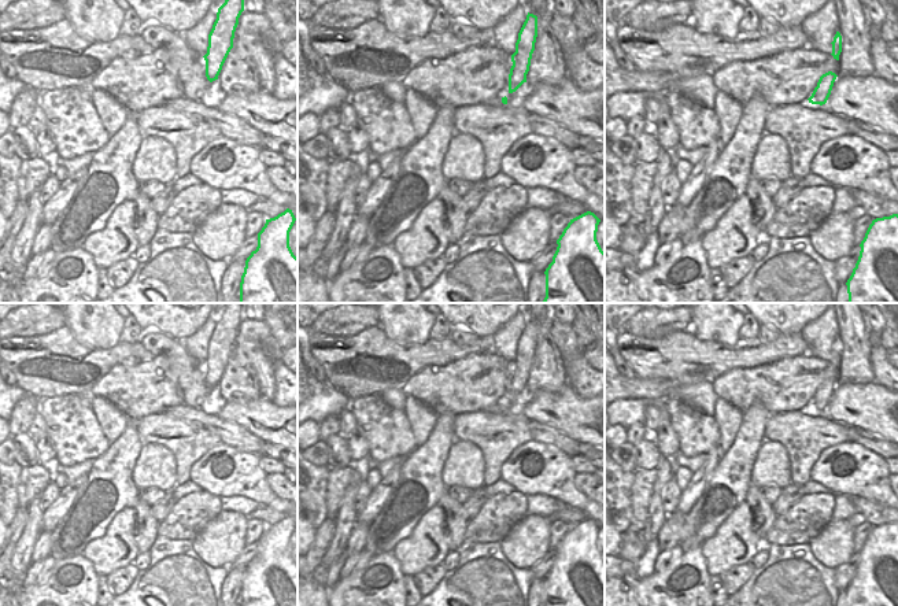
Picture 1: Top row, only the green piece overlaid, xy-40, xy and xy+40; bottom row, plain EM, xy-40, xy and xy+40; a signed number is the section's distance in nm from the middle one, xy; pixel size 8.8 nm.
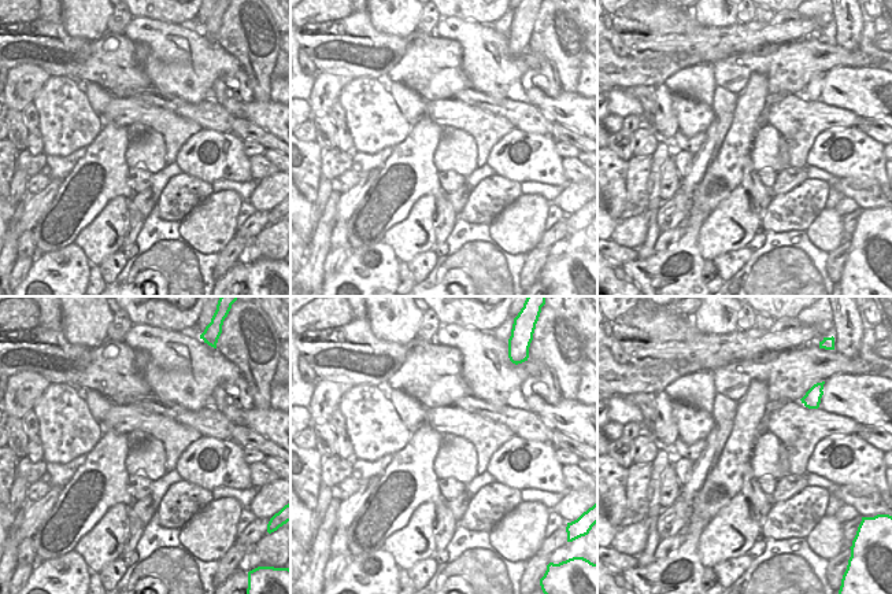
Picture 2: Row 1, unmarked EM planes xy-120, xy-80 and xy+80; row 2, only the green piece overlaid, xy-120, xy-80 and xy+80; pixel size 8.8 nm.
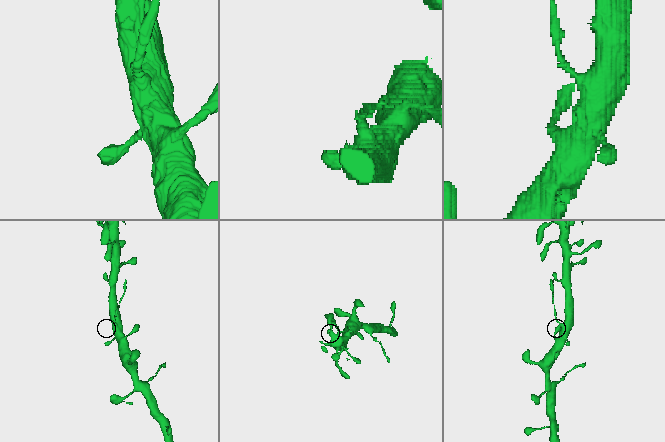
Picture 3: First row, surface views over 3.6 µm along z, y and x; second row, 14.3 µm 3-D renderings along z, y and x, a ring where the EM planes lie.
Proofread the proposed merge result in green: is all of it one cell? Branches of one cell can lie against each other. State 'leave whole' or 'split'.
split

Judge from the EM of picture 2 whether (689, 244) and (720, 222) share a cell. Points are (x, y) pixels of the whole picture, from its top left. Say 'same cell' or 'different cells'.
different cells

